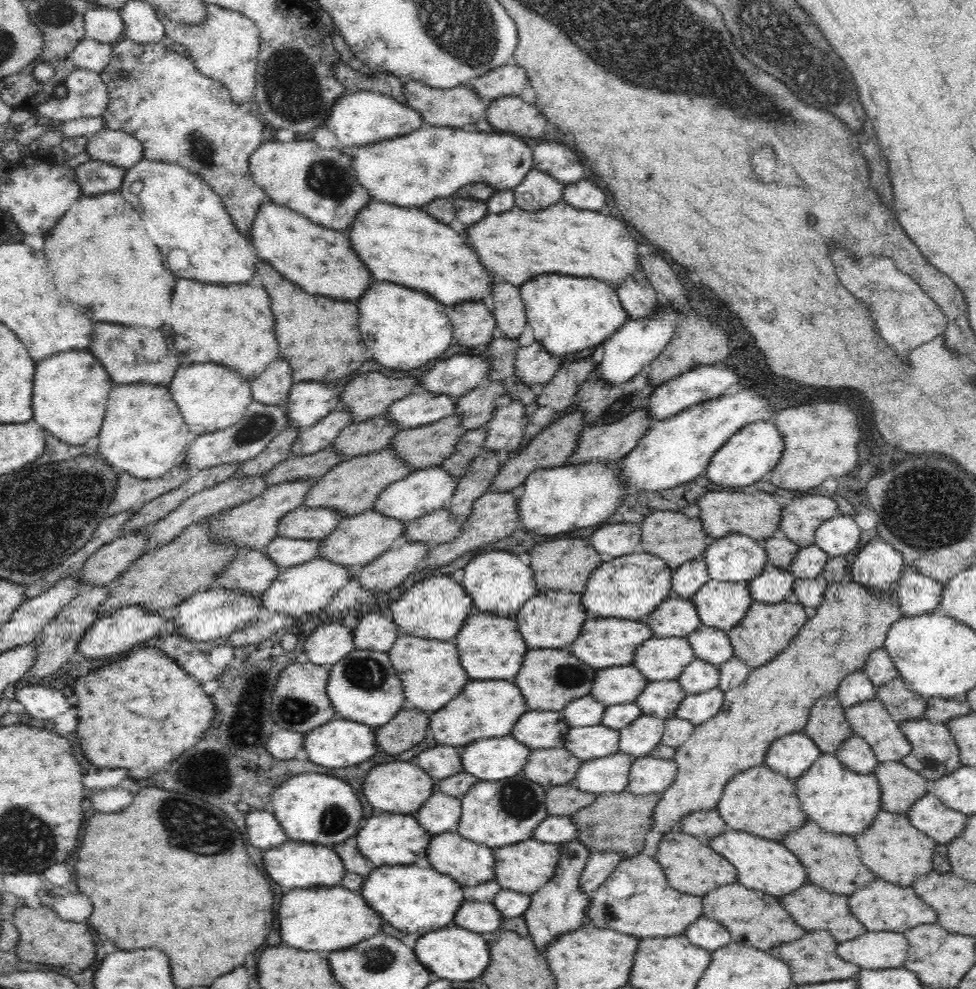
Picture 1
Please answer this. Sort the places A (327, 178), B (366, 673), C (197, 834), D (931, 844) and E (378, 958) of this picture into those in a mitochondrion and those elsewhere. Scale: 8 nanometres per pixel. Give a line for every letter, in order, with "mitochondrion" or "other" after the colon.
A: mitochondrion
B: mitochondrion
C: mitochondrion
D: other
E: mitochondrion

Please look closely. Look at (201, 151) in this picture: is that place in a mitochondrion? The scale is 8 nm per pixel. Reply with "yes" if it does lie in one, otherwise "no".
yes

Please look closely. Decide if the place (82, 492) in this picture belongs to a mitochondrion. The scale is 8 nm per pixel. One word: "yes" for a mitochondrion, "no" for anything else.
yes

